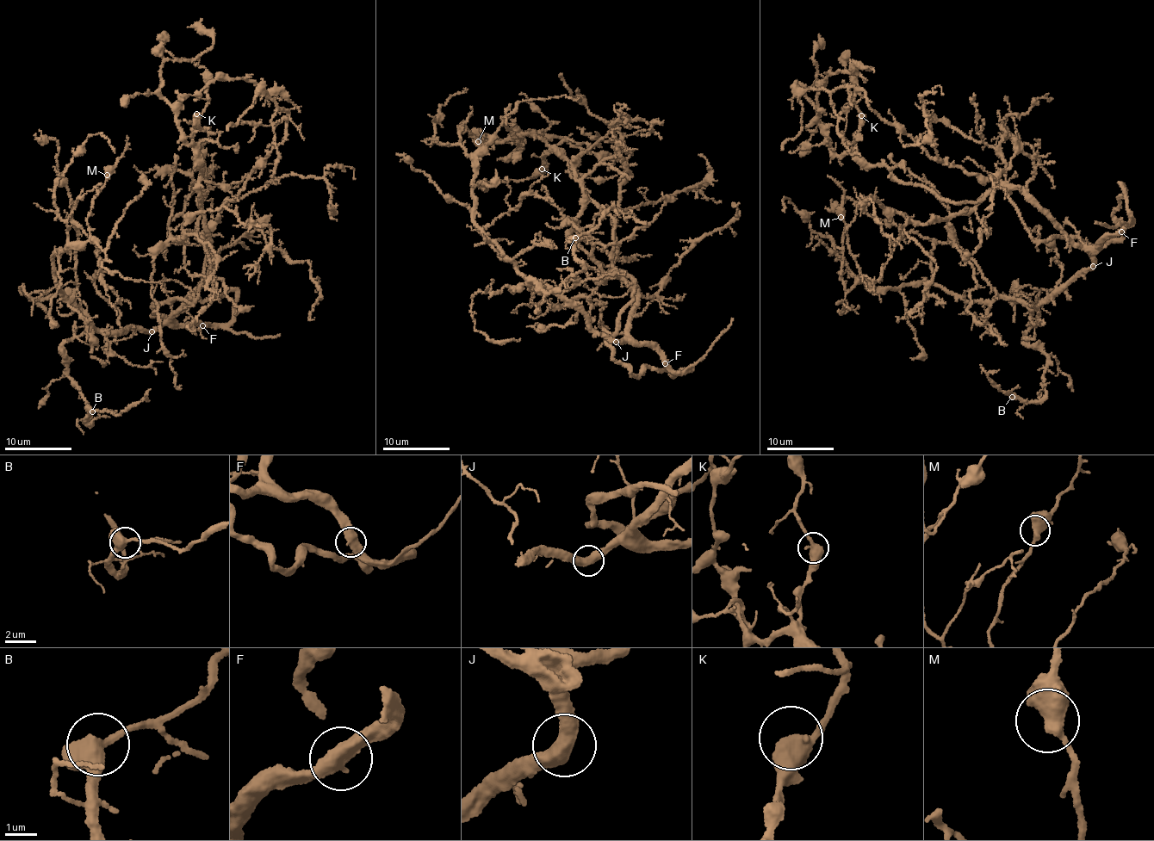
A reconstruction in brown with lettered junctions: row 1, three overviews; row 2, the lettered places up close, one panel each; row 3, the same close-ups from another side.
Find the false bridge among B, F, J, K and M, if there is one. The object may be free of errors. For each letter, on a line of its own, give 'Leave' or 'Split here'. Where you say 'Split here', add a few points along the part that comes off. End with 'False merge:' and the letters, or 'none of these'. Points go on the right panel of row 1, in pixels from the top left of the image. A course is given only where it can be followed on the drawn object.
B: Leave
F: Leave
J: Leave
K: Leave
M: Leave
False merge: none of these

